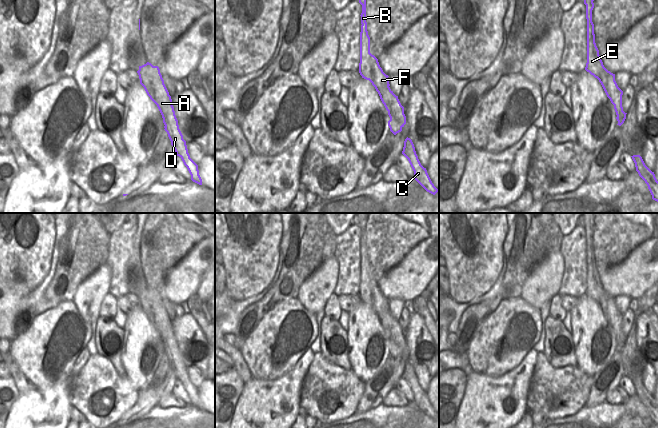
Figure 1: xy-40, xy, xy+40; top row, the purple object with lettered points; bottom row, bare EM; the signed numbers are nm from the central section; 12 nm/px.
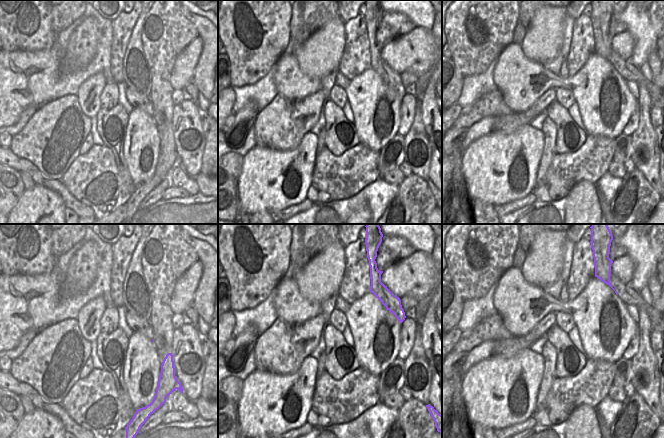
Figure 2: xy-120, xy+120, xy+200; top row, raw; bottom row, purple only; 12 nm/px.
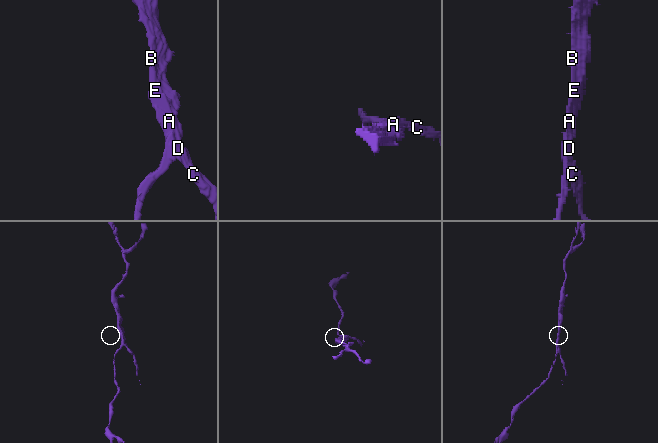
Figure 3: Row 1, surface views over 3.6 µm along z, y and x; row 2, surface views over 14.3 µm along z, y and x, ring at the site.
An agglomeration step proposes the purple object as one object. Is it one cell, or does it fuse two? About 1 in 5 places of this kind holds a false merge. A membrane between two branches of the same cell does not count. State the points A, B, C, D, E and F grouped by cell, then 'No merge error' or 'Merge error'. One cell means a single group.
Groups: A B E F / C D. Merge error.

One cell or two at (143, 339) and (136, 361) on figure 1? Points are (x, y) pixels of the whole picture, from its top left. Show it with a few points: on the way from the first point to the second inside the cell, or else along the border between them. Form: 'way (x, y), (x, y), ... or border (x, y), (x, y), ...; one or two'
way (142, 344), (139, 356); one

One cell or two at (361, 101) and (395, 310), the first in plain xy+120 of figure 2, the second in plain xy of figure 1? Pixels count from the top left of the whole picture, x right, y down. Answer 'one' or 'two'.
two

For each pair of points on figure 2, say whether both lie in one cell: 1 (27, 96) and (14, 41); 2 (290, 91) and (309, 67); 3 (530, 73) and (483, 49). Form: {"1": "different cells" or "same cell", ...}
{"1": "different cells", "2": "different cells", "3": "different cells"}

